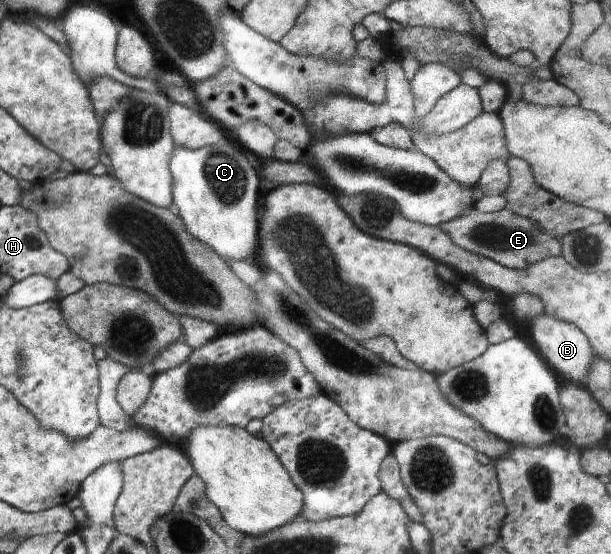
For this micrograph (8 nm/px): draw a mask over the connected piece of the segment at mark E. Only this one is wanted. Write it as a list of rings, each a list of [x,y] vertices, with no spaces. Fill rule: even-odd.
[[[506,208],[489,213],[474,209],[464,216],[437,227],[442,229],[458,247],[493,259],[496,263],[510,269],[528,269],[529,265],[544,261],[548,257],[560,256],[562,251],[561,240],[546,233],[536,221],[528,217],[520,217]]]

